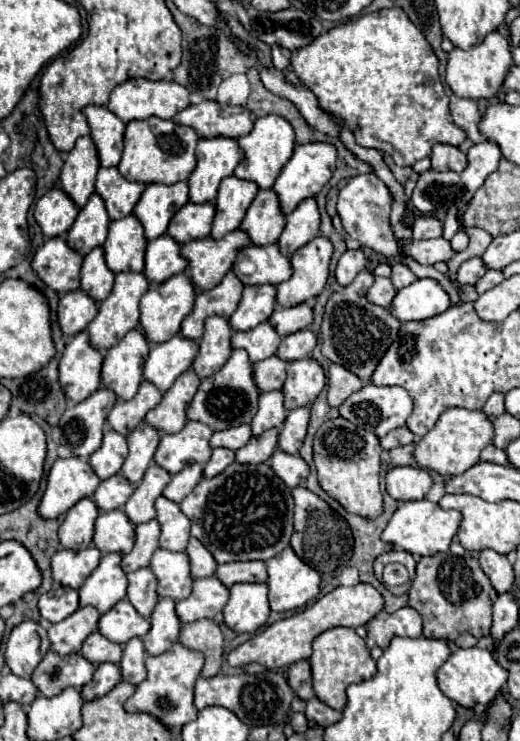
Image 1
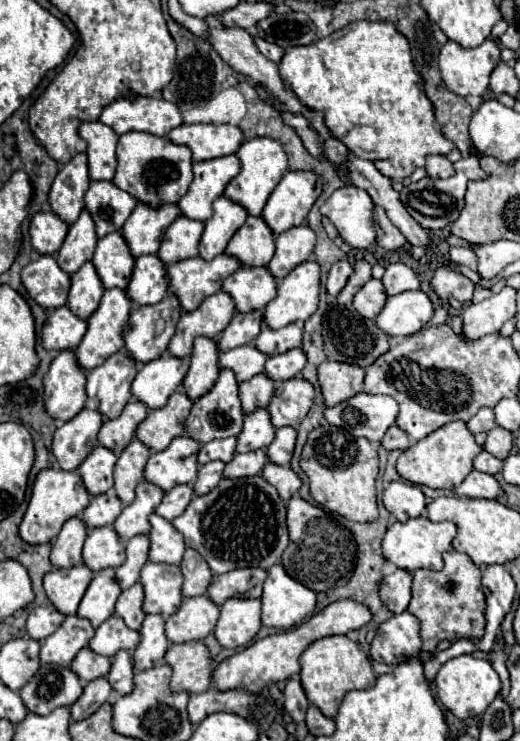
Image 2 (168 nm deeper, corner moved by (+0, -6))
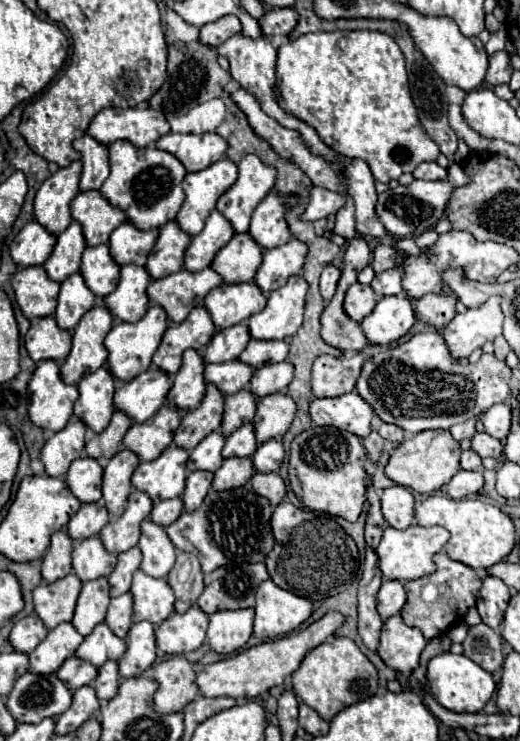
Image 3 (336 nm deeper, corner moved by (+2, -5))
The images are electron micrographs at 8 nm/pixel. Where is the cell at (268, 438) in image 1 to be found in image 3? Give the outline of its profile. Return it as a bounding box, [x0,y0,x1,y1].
[212,457,254,491]

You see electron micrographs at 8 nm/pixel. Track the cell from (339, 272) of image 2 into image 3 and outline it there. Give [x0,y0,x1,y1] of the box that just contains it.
[320,265,340,301]

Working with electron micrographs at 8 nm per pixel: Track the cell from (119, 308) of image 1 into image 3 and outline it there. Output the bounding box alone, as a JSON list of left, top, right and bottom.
[60,303,114,385]

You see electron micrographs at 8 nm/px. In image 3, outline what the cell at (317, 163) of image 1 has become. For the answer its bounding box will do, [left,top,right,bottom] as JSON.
[250,191,298,249]

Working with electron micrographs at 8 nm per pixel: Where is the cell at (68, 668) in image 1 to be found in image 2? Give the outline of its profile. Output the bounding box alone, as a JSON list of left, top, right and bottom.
[18,664,82,716]

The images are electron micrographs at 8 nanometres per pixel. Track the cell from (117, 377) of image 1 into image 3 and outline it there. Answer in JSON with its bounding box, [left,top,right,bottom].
[74,367,116,433]

